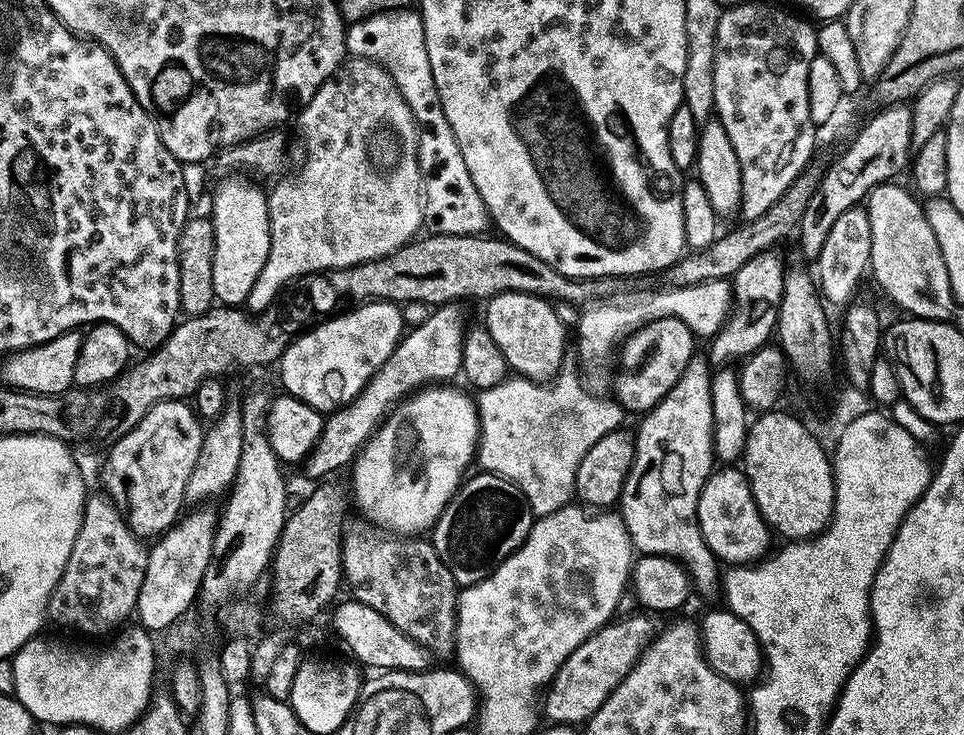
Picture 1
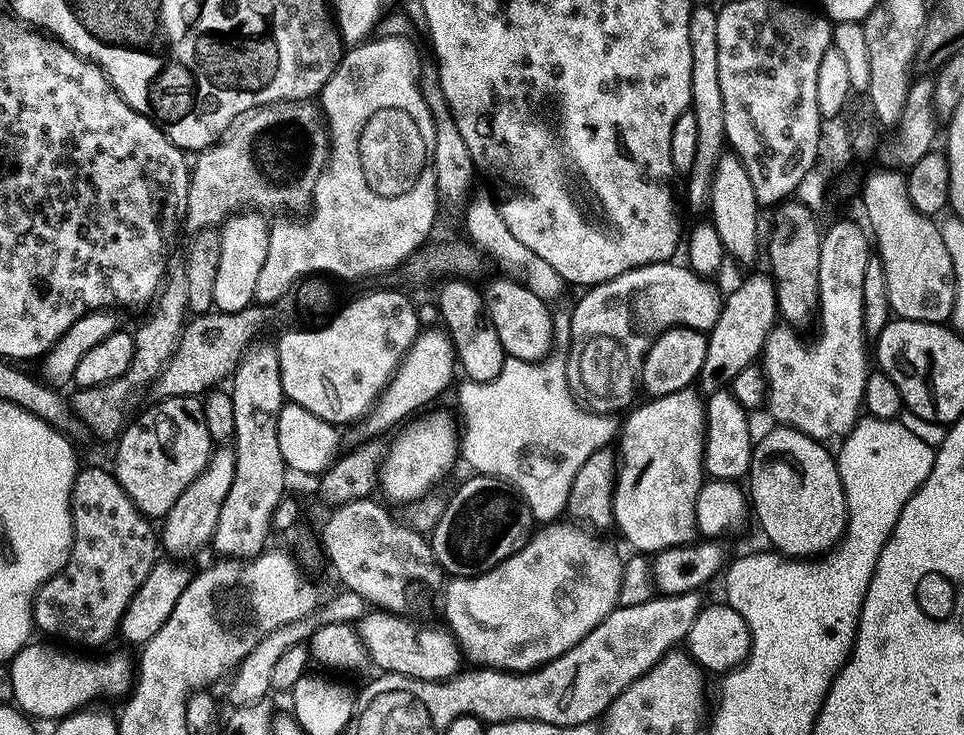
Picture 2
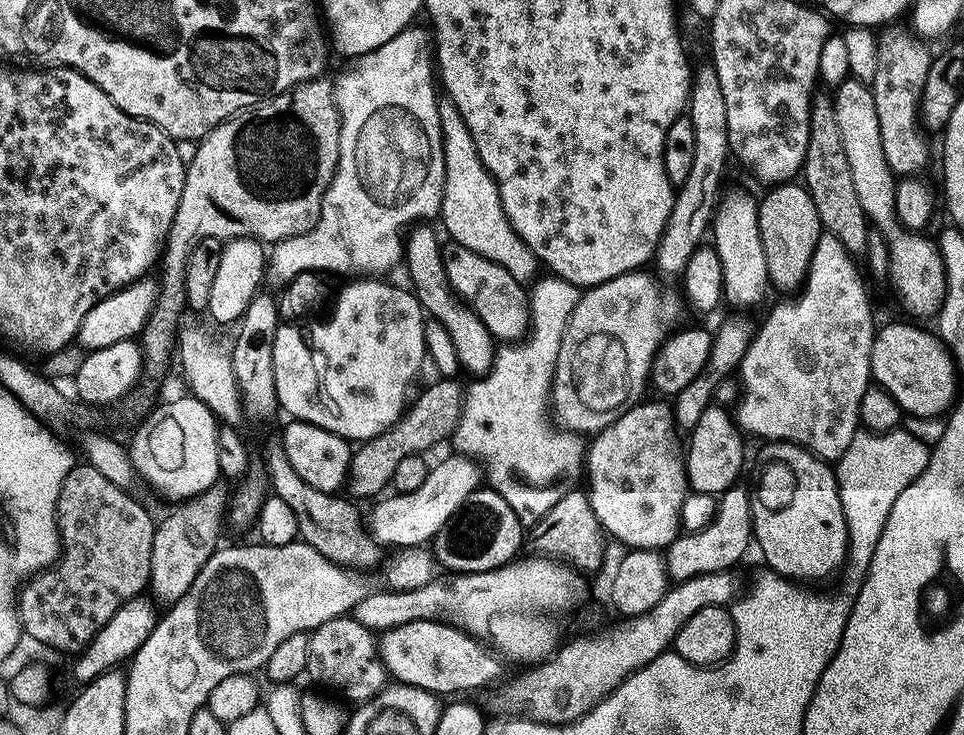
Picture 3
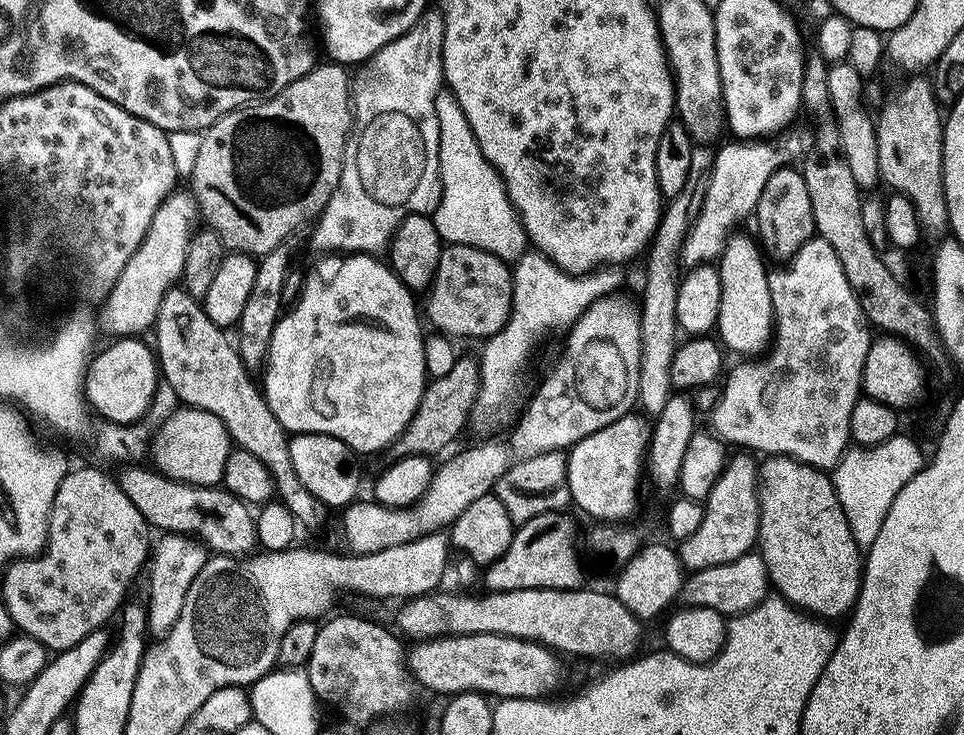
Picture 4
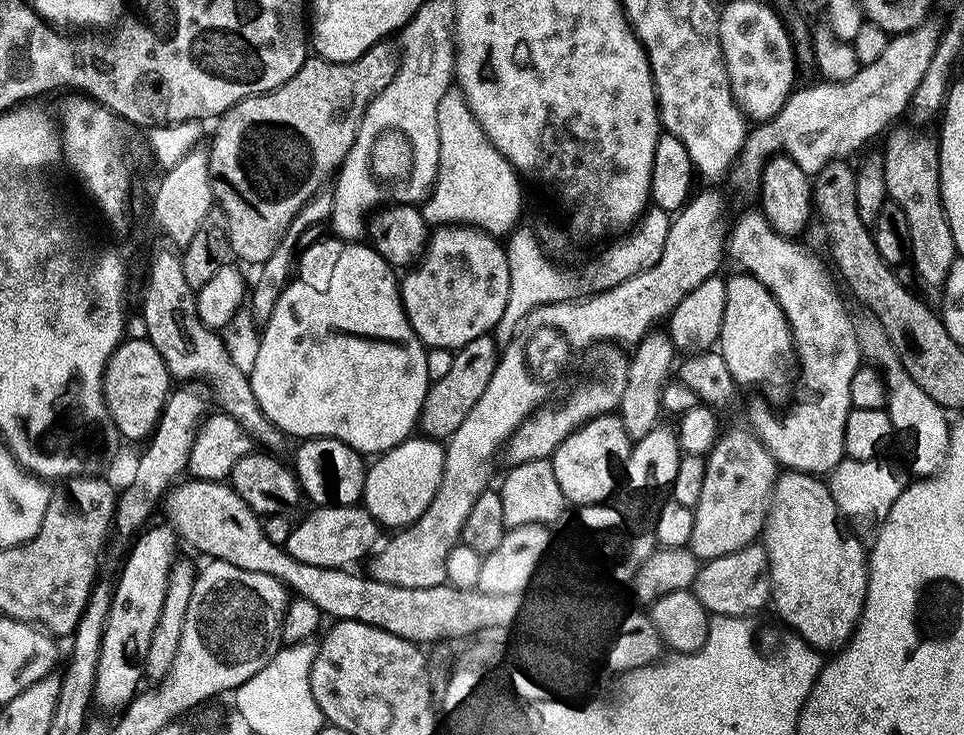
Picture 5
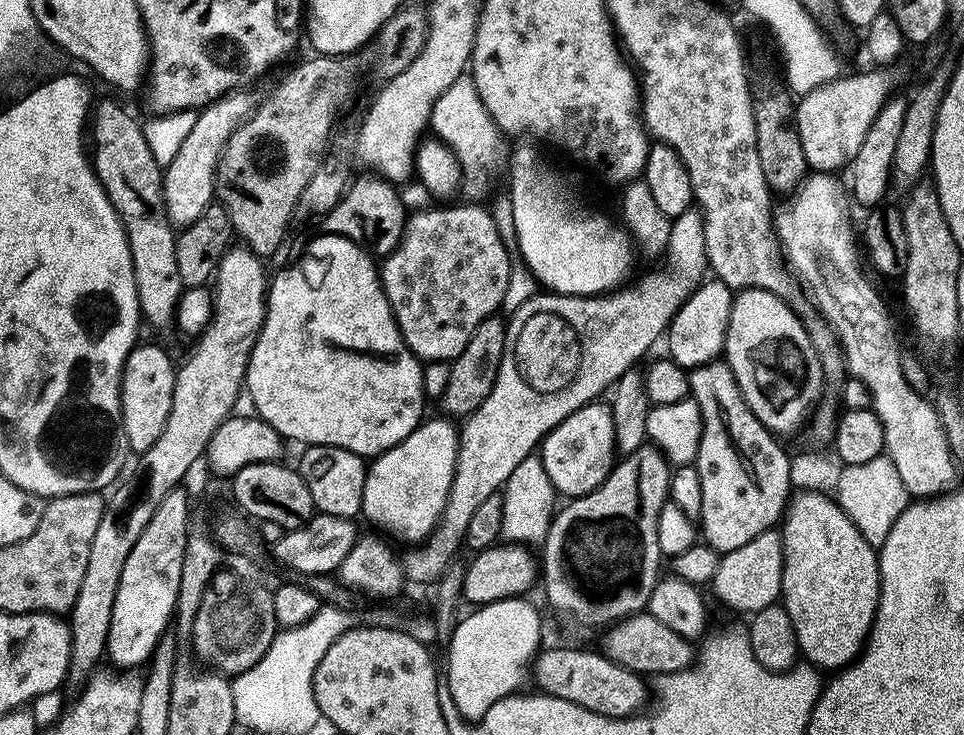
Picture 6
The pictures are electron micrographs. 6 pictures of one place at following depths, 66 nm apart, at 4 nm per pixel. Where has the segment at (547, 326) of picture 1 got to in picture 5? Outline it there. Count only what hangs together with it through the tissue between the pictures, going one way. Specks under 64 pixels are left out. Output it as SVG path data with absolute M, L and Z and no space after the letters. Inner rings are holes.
M445 224L429 235L424 254L415 265L403 273L400 280L400 297L406 318L425 349L466 346L474 338L487 336L498 326L506 298L510 298L510 262L505 245L497 237L480 228L466 224Z

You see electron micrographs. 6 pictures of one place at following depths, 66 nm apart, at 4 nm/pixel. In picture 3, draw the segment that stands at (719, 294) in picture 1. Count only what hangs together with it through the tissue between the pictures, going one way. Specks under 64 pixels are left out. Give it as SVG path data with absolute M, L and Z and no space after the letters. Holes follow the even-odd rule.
M648 270L627 272L621 276L610 278L601 284L595 284L594 287L587 289L581 295L578 306L574 306L574 314L570 314L570 322L566 322L566 330L562 334L562 346L558 346L558 362L556 363L556 373L552 379L552 390L550 393L550 412L554 417L555 423L561 429L577 434L585 434L584 432L595 434L601 432L606 426L613 424L618 418L622 418L622 414L626 414L626 410L630 410L636 404L641 403L643 396L640 395L643 394L644 388L640 385L640 380L647 381L649 379L652 371L652 357L655 356L656 350L660 347L665 336L677 327L676 315L680 312L680 304L676 301L675 294L672 292L664 293L656 285L657 277L651 271L649 272Z

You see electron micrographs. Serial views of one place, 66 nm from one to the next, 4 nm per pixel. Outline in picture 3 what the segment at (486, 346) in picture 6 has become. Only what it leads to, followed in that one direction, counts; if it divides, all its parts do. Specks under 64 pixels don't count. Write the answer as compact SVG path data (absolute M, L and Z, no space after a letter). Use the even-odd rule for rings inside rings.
M436 378L436 381L417 400L415 397L405 407L404 415L400 417L398 423L390 426L374 439L363 441L353 451L346 485L349 497L379 497L385 491L383 488L395 478L403 460L408 460L419 452L428 452L435 444L440 444L443 440L447 441L451 437L460 421L466 391L465 385L463 383L460 385L458 381L459 379L456 378Z

